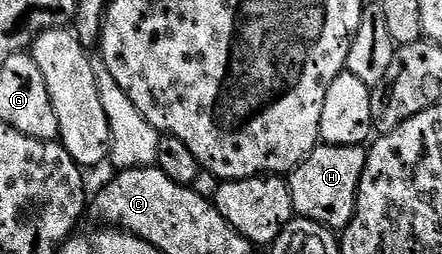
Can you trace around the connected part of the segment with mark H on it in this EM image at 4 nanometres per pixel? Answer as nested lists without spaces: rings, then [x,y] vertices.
[[[318,144],[288,175],[289,195],[294,211],[301,218],[310,218],[334,232],[344,231],[357,206],[357,189],[365,171],[367,150],[360,146]]]

